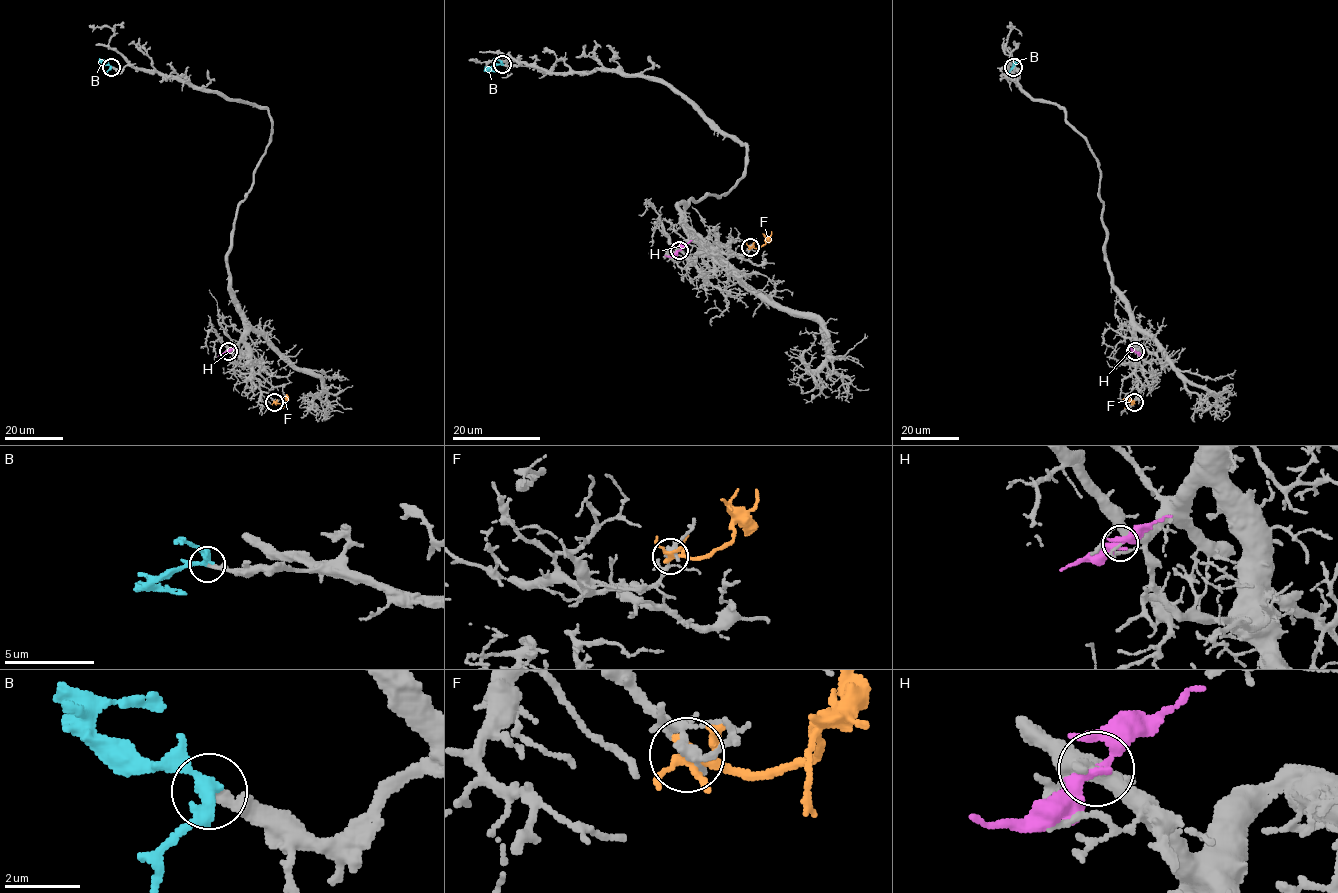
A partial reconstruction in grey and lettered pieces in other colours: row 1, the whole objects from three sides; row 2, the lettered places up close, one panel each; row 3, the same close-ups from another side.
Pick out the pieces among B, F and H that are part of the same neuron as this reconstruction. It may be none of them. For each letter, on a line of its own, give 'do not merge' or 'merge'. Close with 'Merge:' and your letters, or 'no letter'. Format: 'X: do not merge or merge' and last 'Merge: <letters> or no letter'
B: merge
F: do not merge
H: do not merge
Merge: B

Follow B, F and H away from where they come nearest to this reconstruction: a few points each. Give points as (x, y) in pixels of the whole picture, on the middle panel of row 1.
B: (502, 64), (489, 68), (496, 71)
F: (750, 247), (760, 247), (765, 243), (762, 234)
H: (680, 249), (670, 256), (664, 255)

